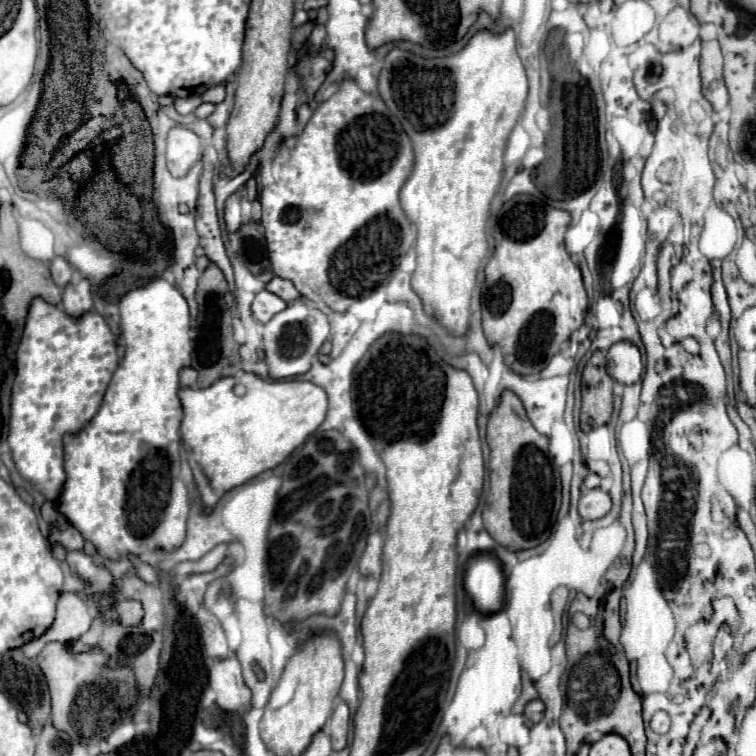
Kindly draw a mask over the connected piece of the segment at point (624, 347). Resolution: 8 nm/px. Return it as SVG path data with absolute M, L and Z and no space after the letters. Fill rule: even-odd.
M618 341L606 351L606 369L622 385L632 385L640 381L642 357L634 343Z

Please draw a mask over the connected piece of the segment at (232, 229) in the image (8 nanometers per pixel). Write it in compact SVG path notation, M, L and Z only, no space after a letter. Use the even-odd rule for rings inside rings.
M232 195L226 201L226 211L224 211L224 219L226 219L226 227L228 233L236 233L242 225L242 215L240 215L240 199L238 195Z

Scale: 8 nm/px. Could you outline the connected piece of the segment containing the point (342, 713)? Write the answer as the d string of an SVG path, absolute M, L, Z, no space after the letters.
M338 703L328 725L326 725L326 733L332 741L332 749L340 751L346 747L346 739L348 739L348 723L350 723L350 711L346 703Z

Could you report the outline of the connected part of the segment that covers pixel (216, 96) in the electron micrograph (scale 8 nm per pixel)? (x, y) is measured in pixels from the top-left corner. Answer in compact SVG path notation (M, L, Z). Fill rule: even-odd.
M218 85L218 87L210 87L210 89L206 89L204 93L202 93L202 101L204 103L222 103L224 101L224 87L222 85Z

